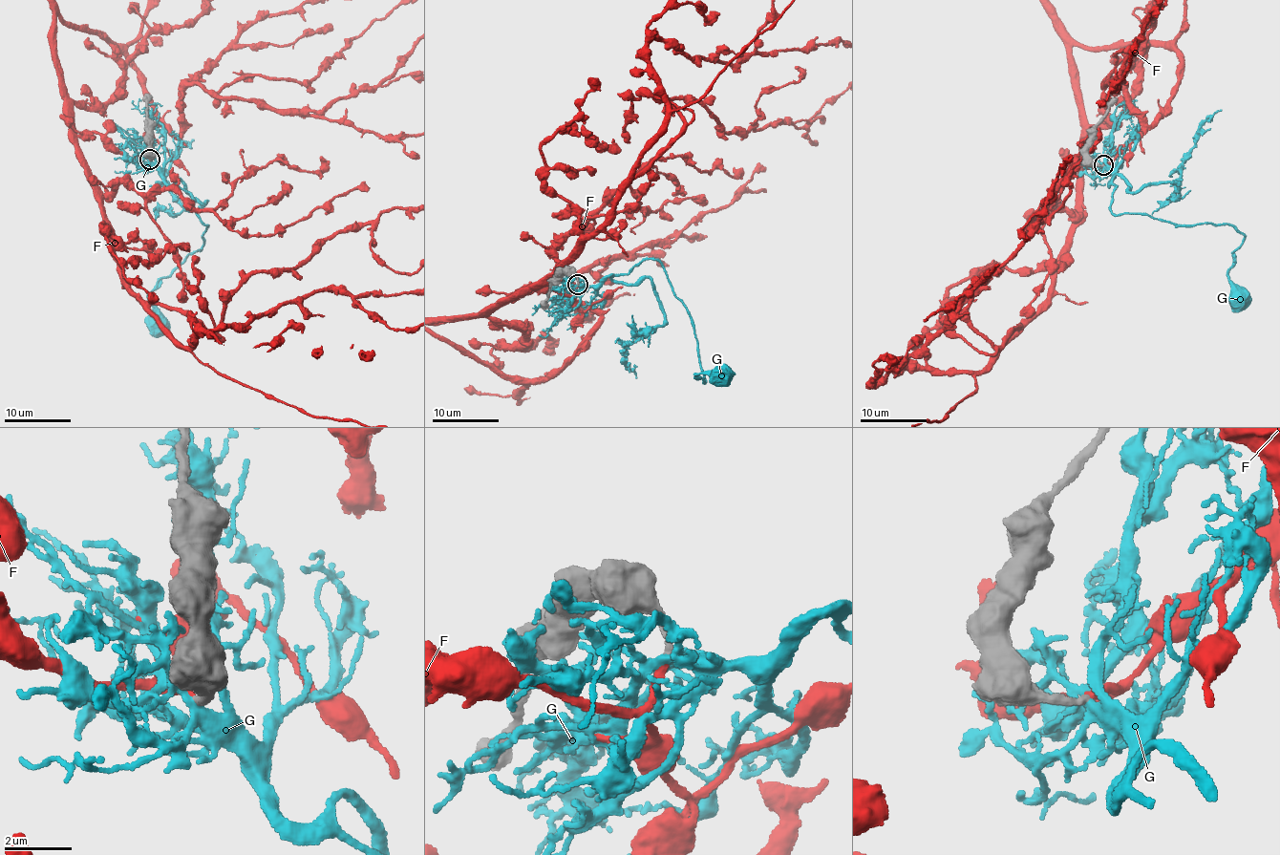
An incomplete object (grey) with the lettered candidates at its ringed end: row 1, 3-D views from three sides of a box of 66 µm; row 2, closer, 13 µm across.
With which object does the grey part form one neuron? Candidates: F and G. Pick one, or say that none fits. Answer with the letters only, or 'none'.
F

